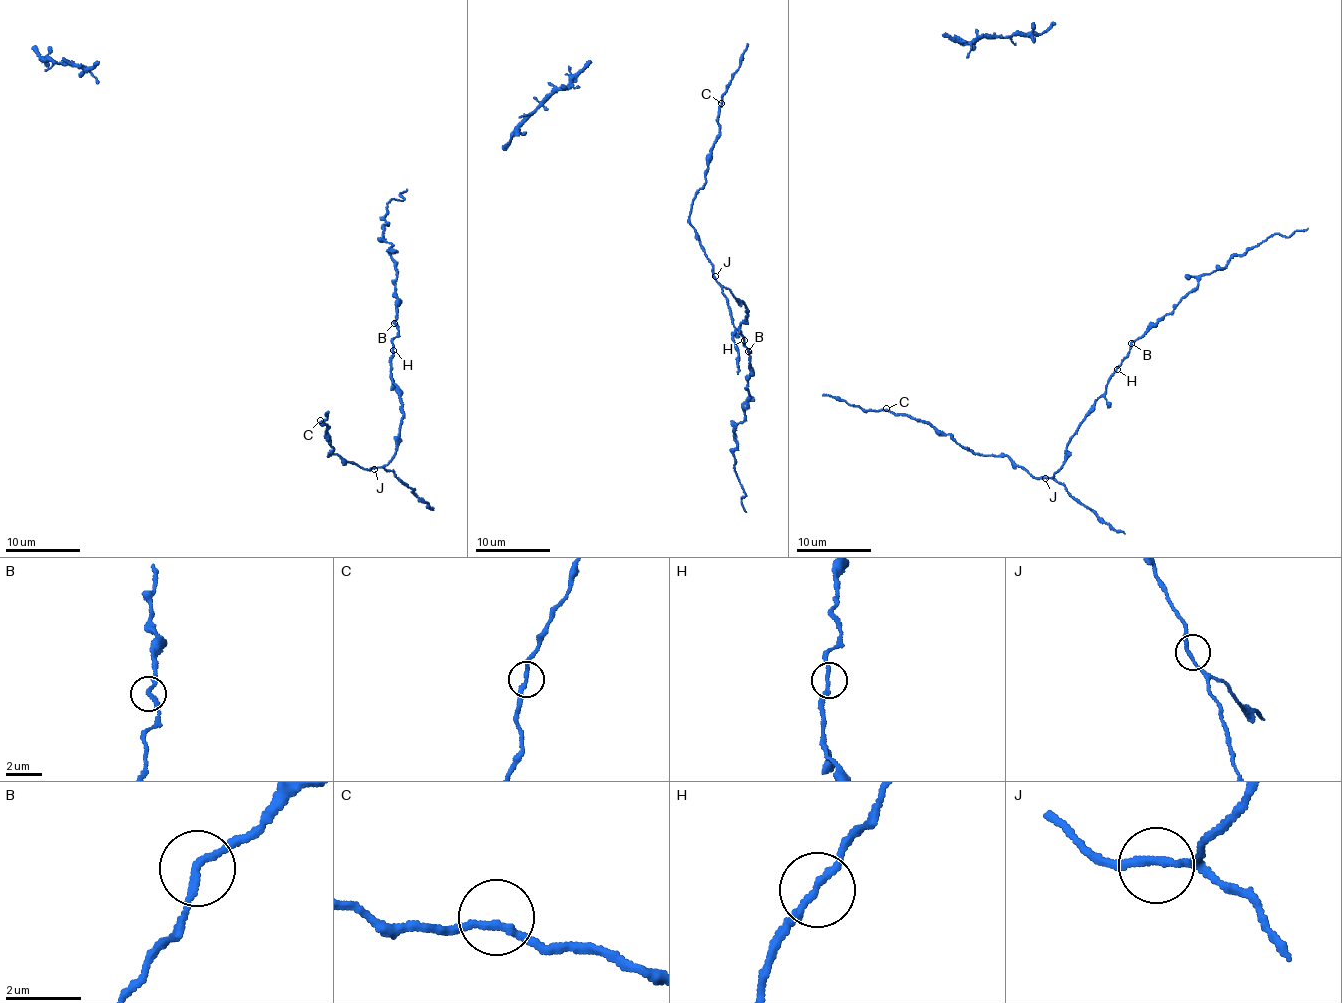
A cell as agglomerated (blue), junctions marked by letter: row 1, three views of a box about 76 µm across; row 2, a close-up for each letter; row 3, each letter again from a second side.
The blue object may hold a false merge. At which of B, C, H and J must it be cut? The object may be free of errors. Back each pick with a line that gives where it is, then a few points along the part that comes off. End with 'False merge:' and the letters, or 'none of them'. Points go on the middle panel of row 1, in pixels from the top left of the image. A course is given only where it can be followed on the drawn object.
B: place (748, 351); course (747, 352), (751, 399), (744, 408), (745, 418), (733, 430), (735, 473), (745, 496), (740, 504), (747, 511)
False merge: B

